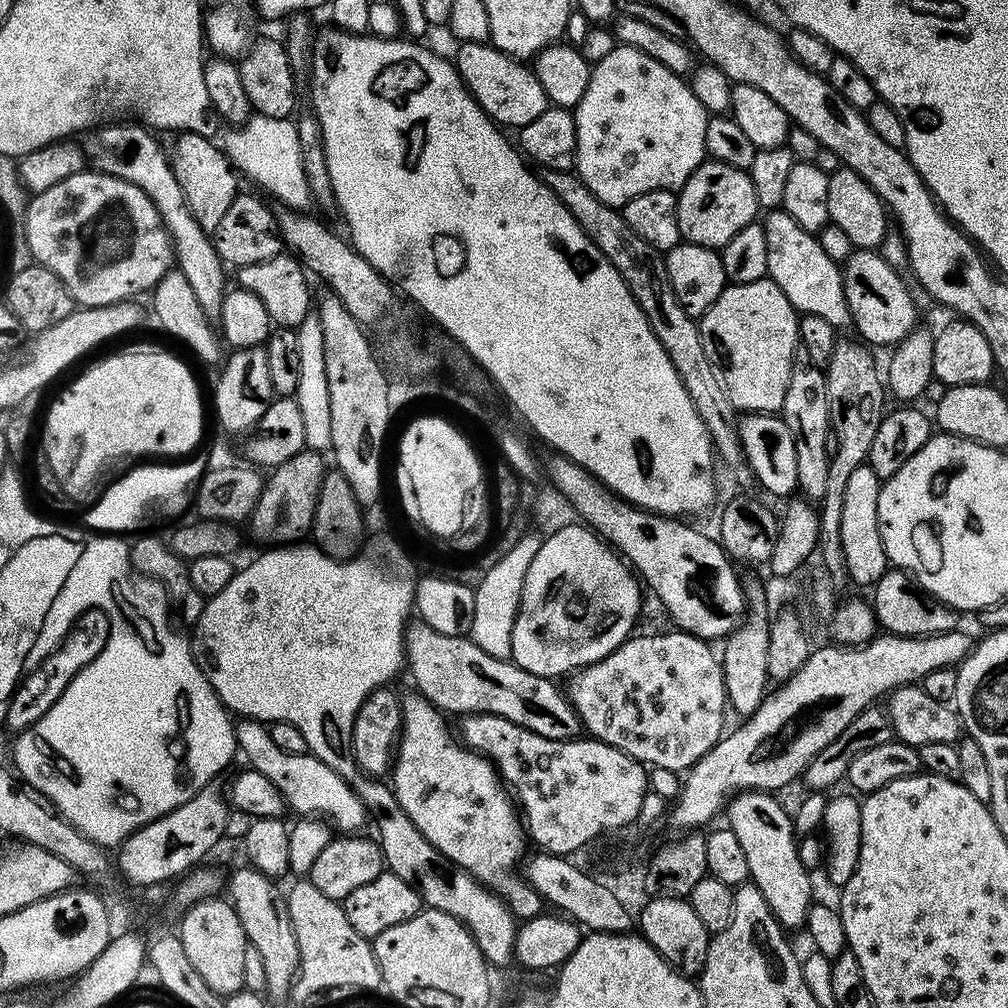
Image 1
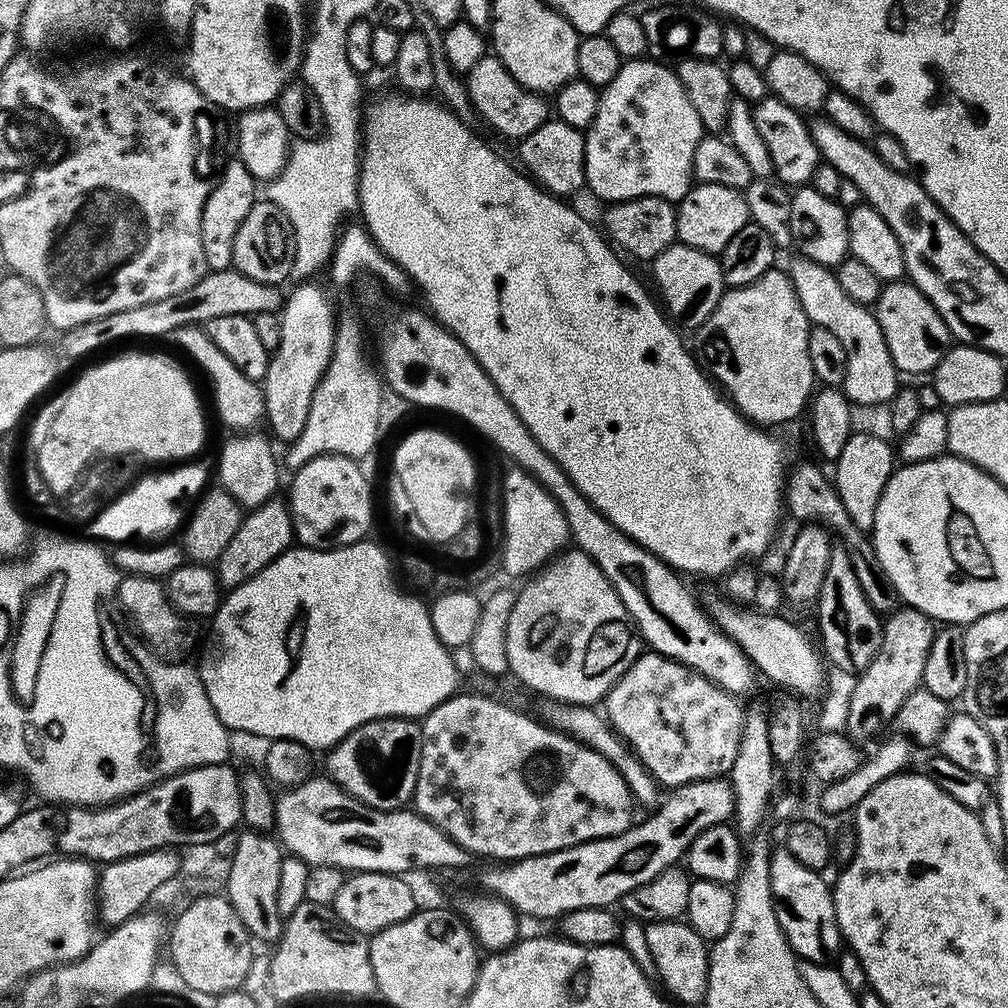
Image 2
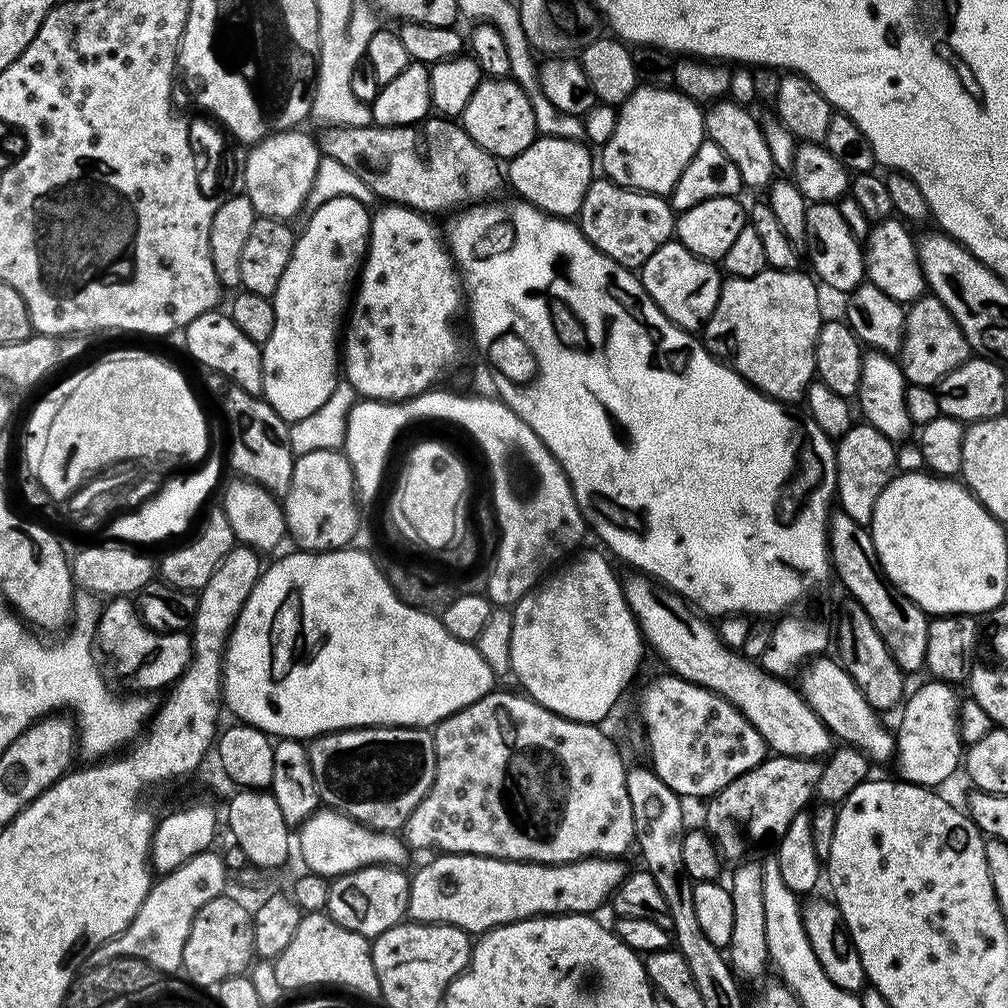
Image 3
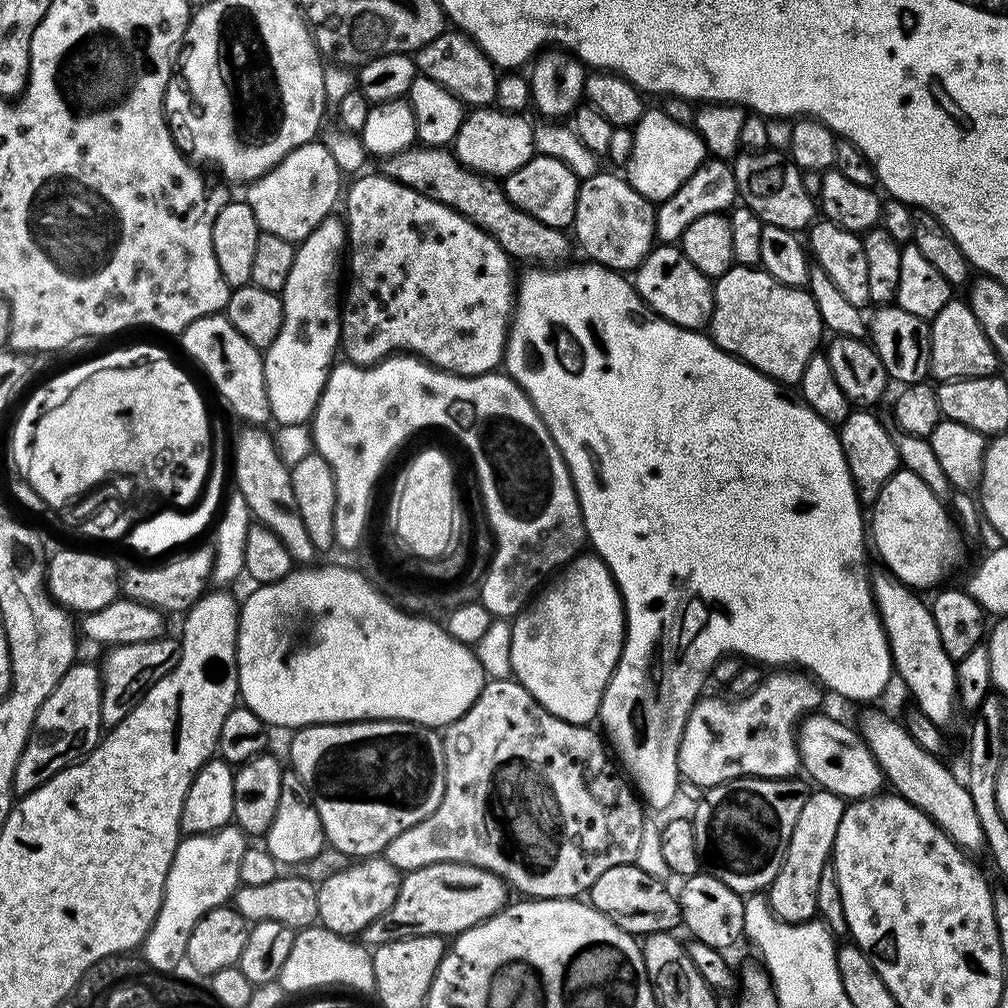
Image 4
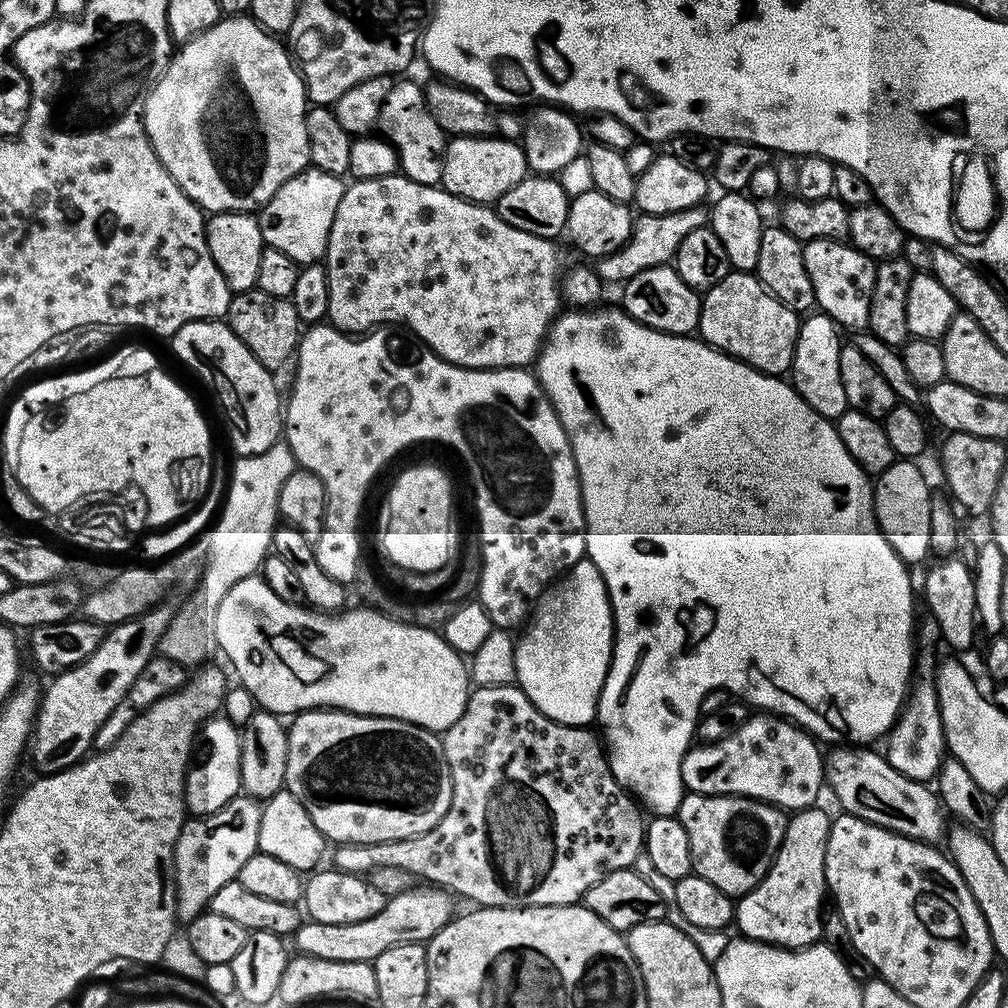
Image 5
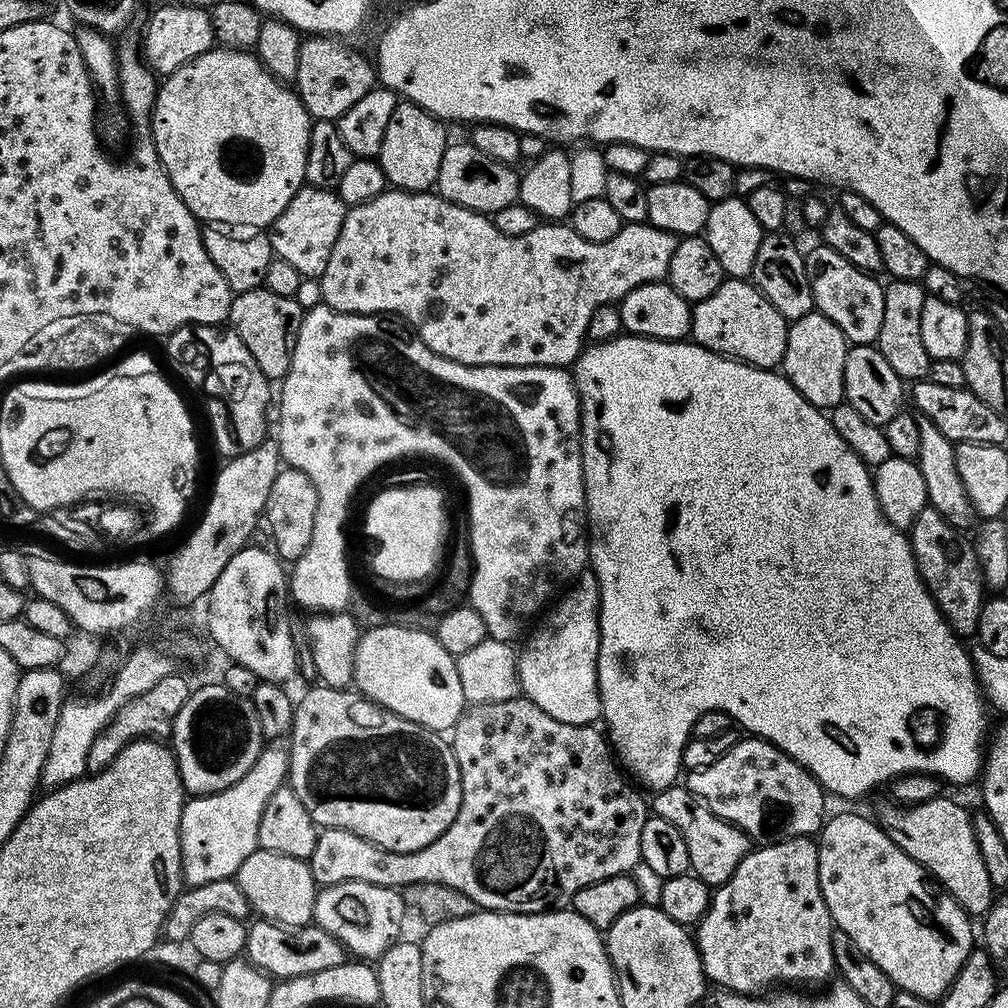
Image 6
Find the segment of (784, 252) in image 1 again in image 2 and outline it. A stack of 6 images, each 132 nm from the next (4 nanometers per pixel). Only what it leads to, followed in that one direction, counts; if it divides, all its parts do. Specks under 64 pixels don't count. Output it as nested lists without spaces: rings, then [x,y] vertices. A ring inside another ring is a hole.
[[[796,258],[792,268],[790,267],[790,275],[794,290],[798,294],[798,302],[802,302],[802,310],[808,315],[809,321],[817,328],[830,330],[830,334],[835,334],[838,342],[842,342],[842,346],[846,350],[846,378],[842,387],[848,399],[856,406],[860,406],[860,404],[887,405],[891,402],[898,391],[898,383],[896,384],[898,373],[890,358],[886,338],[882,338],[882,326],[878,326],[875,311],[871,307],[854,302],[854,298],[850,298],[846,294],[846,290],[842,290],[835,271],[831,268],[824,268],[821,264],[814,263],[813,260]]]

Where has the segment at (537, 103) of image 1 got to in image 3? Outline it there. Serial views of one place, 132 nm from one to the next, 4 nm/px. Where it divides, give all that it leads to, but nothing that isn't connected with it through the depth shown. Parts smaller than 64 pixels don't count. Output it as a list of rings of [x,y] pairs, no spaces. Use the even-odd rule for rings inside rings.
[[[512,78],[481,79],[472,92],[472,97],[466,102],[464,111],[459,113],[458,120],[465,134],[479,148],[504,162],[522,154],[522,150],[526,150],[526,146],[530,146],[538,138],[536,112],[532,109],[532,100]],[[499,112],[500,117],[497,120],[484,120],[484,116],[496,116]]]

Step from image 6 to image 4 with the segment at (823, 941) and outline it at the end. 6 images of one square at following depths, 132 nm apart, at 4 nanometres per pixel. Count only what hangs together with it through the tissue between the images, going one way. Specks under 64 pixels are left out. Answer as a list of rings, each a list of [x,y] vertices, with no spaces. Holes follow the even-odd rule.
[[[816,790],[816,793],[813,791],[802,806],[802,814],[798,814],[798,822],[794,822],[794,834],[790,834],[790,846],[786,850],[782,866],[766,892],[768,905],[779,920],[802,924],[817,915],[818,880],[822,866],[832,857],[838,822],[842,822],[845,807],[845,801],[841,797],[823,790]]]

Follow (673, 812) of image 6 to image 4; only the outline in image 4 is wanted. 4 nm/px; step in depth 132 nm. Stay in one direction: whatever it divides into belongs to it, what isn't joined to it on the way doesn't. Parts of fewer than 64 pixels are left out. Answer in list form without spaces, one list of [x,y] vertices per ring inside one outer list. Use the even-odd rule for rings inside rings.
[[[743,776],[707,789],[701,796],[704,797],[697,802],[696,813],[691,813],[690,819],[694,826],[696,849],[700,855],[703,871],[718,878],[718,882],[726,882],[730,890],[739,892],[745,898],[771,888],[784,861],[786,850],[790,846],[790,834],[794,834],[794,822],[798,822],[798,814],[802,814],[802,806],[809,797],[809,793],[804,792],[804,784],[800,778],[775,780]]]

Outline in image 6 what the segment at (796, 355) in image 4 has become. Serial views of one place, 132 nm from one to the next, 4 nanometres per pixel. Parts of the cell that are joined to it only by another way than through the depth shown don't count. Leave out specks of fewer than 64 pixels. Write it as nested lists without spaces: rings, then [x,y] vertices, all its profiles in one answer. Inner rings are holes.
[[[725,278],[710,298],[692,304],[691,339],[721,356],[735,358],[755,368],[775,369],[783,365],[789,321],[744,278]]]

